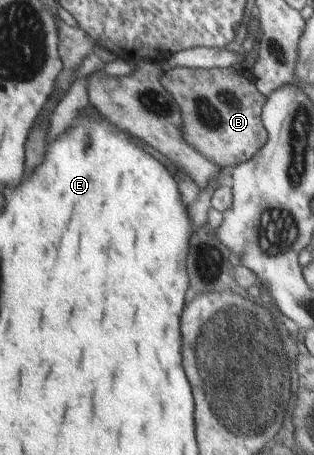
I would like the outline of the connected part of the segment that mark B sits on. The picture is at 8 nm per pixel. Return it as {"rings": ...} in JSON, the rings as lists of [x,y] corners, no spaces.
{"rings":[[[185,67],[168,68],[159,78],[160,85],[169,93],[178,106],[181,117],[181,137],[185,142],[203,154],[210,162],[220,168],[233,168],[251,159],[267,143],[267,130],[262,122],[262,109],[266,97],[259,92],[255,81],[241,68],[188,69]]]}

